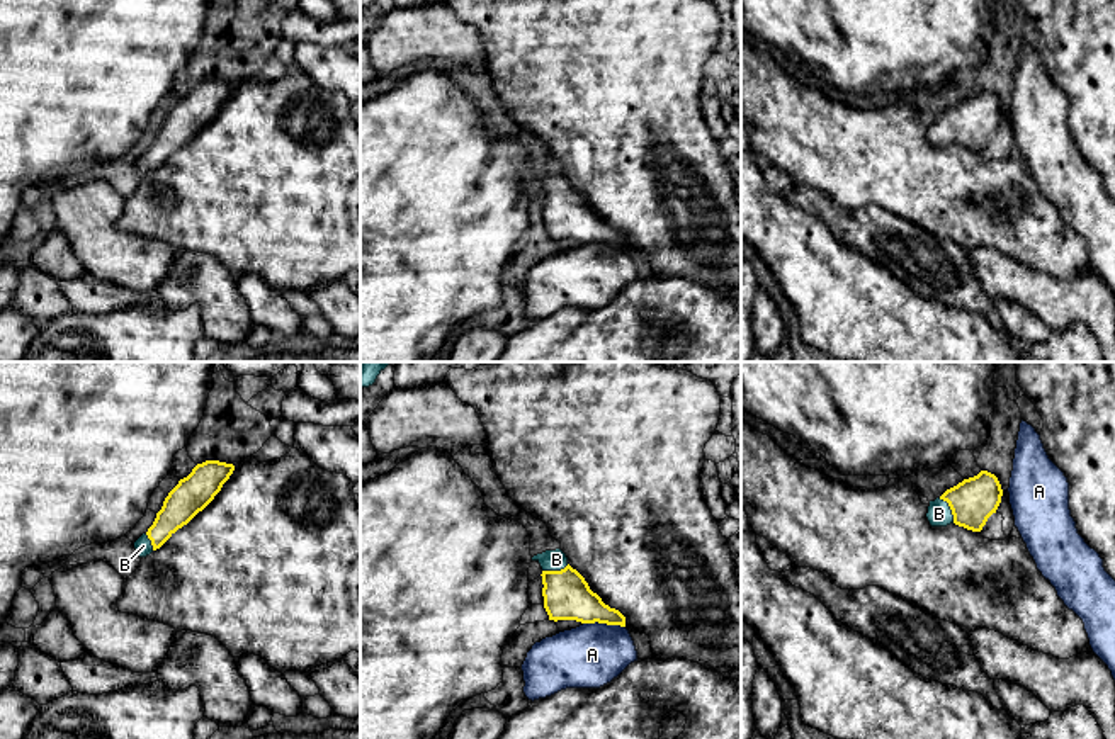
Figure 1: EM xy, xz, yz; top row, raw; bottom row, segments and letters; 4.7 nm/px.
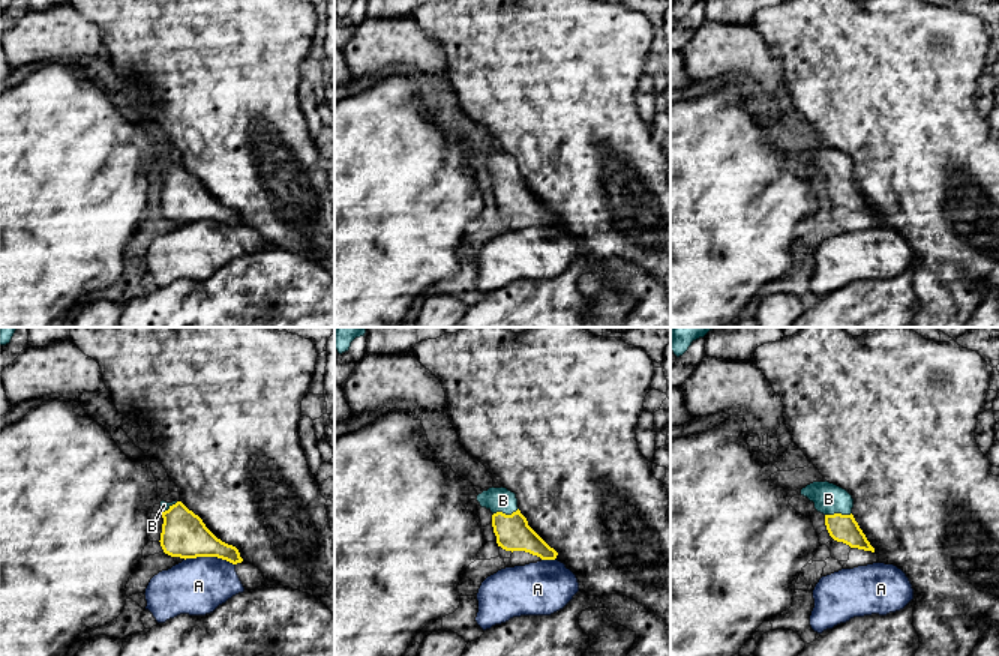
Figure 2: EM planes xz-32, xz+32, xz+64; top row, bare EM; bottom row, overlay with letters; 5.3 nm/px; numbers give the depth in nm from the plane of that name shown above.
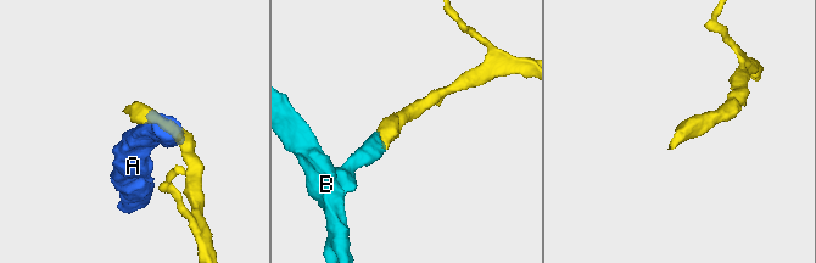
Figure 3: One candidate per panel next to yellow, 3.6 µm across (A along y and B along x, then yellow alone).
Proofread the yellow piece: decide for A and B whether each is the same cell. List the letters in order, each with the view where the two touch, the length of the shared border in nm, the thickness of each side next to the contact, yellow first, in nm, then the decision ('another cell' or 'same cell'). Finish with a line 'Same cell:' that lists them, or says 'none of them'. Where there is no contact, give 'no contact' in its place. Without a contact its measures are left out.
A: xz | 200 nm | 220/300 nm | another cell
B: yz | 140 nm | 220/110 nm | same cell
Same cell: B

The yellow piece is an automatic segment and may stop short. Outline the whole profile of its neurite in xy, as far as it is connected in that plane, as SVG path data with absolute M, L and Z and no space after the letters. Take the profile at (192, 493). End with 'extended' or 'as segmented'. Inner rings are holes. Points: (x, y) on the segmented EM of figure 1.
M206 460L180 479L165 498L153 525L134 542L139 557L160 549L178 528L202 511L221 491L233 471L233 464Z | extended

